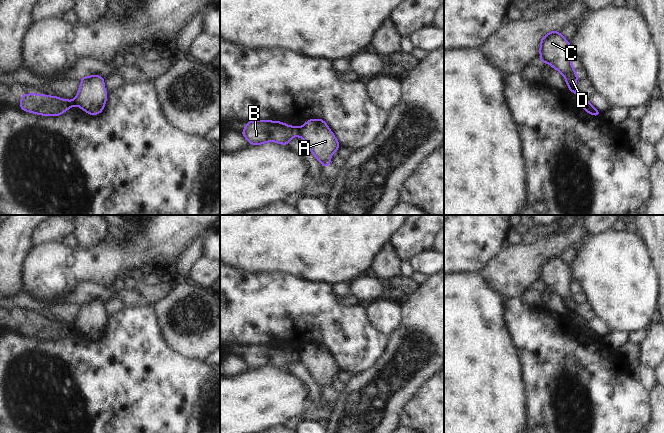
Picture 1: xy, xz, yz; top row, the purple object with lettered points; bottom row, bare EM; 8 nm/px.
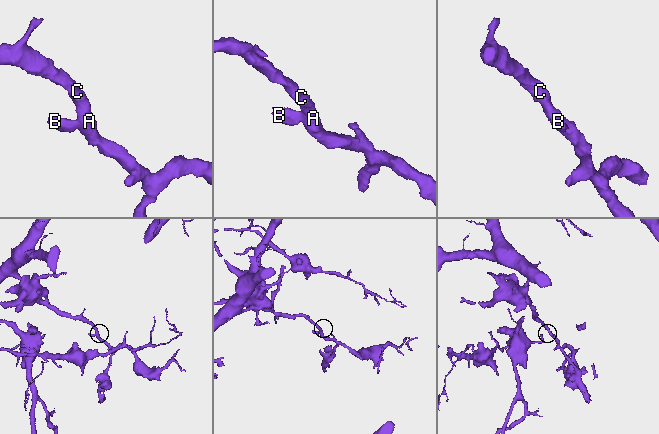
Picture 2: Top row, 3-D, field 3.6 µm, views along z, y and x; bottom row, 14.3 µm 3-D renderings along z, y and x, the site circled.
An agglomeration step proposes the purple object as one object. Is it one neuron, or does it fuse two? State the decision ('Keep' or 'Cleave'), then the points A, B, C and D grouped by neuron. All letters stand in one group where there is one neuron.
Cleave. Groups: A C D / B.

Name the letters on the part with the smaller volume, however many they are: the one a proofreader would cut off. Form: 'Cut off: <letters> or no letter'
Cut off: B.

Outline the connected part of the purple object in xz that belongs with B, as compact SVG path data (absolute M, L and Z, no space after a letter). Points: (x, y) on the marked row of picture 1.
M248 121L240 132L250 145L260 145L269 141L289 145L293 136L301 136L300 128L292 127L278 121Z

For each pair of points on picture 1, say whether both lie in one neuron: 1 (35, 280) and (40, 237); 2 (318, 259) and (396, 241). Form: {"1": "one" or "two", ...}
{"1": "two", "2": "two"}

